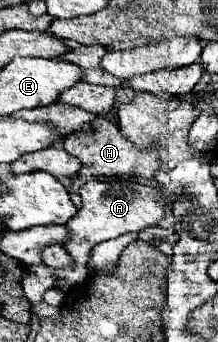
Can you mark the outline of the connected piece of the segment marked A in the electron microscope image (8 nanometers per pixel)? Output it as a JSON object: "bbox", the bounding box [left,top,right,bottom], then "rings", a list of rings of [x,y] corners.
{"bbox":[22,178,164,304],"rings":[[[108,178],[108,180],[88,180],[80,188],[82,196],[82,208],[74,218],[66,222],[68,226],[68,240],[64,242],[64,250],[72,256],[72,264],[68,268],[48,268],[48,266],[28,266],[24,278],[22,278],[22,290],[30,304],[36,304],[42,300],[44,290],[52,286],[76,286],[86,280],[88,276],[88,262],[92,248],[104,240],[118,238],[126,232],[140,232],[148,226],[158,226],[164,218],[164,208],[154,200],[154,194],[158,188],[138,184],[134,180],[126,178]]]}

